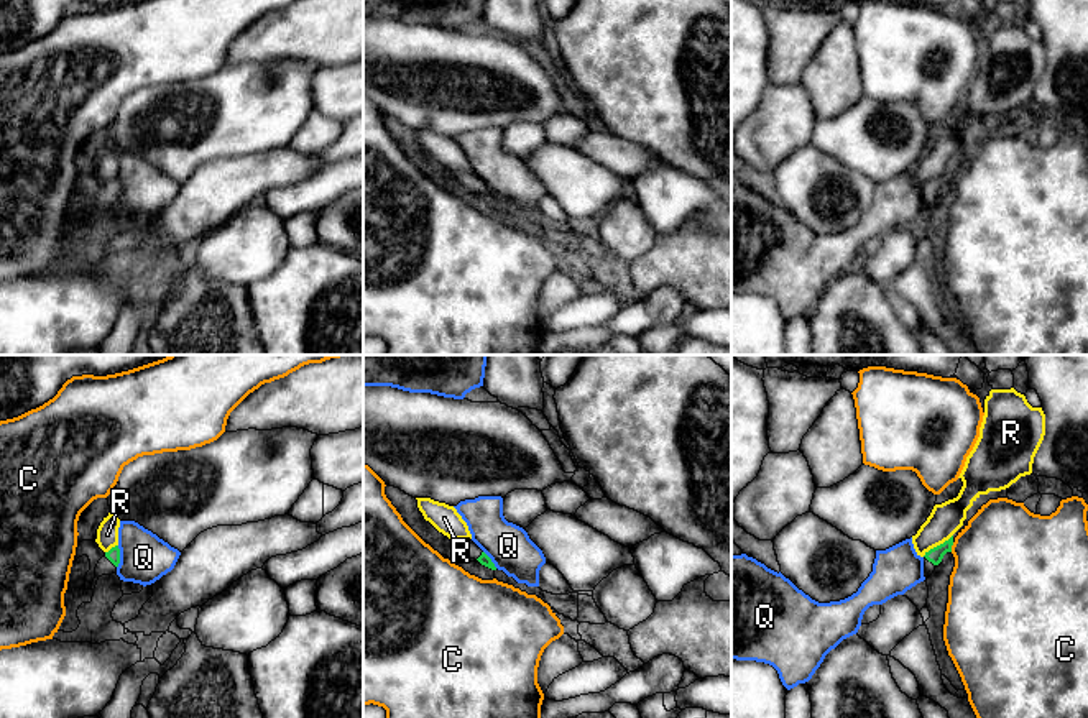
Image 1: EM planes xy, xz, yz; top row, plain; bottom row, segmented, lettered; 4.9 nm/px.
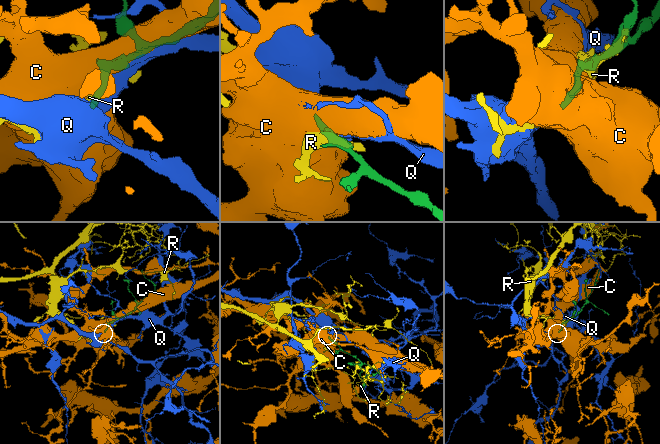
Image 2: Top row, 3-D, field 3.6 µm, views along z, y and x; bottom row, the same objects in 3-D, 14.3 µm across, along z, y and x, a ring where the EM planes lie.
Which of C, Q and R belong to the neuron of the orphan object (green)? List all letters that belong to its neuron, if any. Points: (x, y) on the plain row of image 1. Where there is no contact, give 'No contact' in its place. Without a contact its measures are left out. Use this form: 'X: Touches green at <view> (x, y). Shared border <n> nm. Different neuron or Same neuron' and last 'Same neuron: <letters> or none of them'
C: Touches green at yz (950, 179). Shared border 50 nm. Different neuron
Q: Touches green at xy (119, 189). Shared border 110 nm. Different neuron
R: Touches green at yz (937, 178). Shared border 190 nm. Different neuron
Same neuron: none of them

